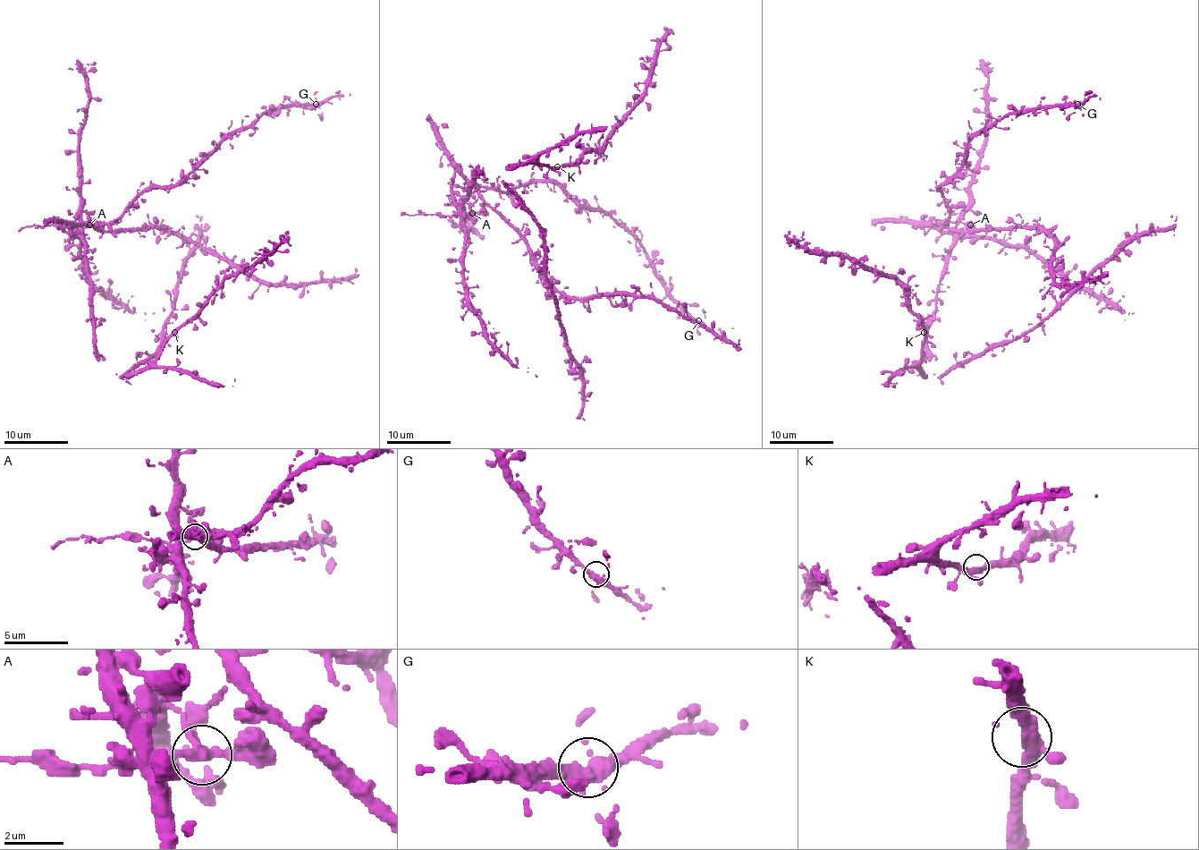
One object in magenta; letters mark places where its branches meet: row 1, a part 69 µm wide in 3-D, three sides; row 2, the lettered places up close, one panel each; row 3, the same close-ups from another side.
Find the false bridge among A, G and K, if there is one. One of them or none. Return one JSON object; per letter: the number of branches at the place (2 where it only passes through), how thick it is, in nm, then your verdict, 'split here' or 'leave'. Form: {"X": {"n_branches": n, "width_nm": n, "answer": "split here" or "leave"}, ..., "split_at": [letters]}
{"A": {"n_branches": 3, "width_nm": 320, "answer": "split here"}, "G": {"n_branches": 3, "width_nm": 360, "answer": "leave"}, "K": {"n_branches": 3, "width_nm": 340, "answer": "leave"}, "split_at": ["A"]}

